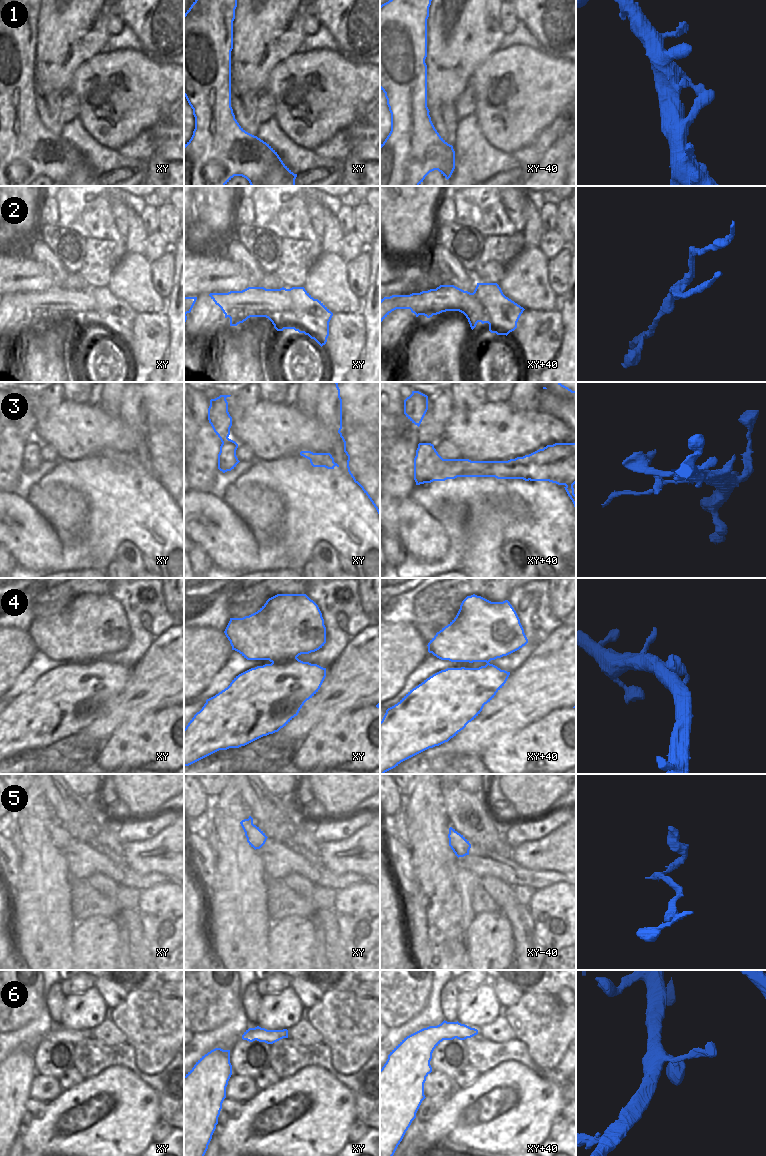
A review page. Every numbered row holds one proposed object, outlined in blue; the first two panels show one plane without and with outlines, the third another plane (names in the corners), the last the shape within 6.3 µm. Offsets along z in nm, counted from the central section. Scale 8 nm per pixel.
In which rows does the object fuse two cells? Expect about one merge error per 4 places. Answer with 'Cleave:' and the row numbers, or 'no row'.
Cleave: 2, 3

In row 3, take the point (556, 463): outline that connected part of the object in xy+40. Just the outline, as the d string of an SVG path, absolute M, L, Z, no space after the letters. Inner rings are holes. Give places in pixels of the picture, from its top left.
M555 443L547 445L529 455L510 459L515 463L528 466L528 478L530 481L549 481L558 485L564 485L565 490L576 509L576 495L573 485L576 483L576 443Z

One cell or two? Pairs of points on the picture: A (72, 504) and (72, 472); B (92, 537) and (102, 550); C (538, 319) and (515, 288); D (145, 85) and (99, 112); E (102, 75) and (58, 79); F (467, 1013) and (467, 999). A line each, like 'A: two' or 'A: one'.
A: two
B: one
C: two
D: one
E: two
F: one

